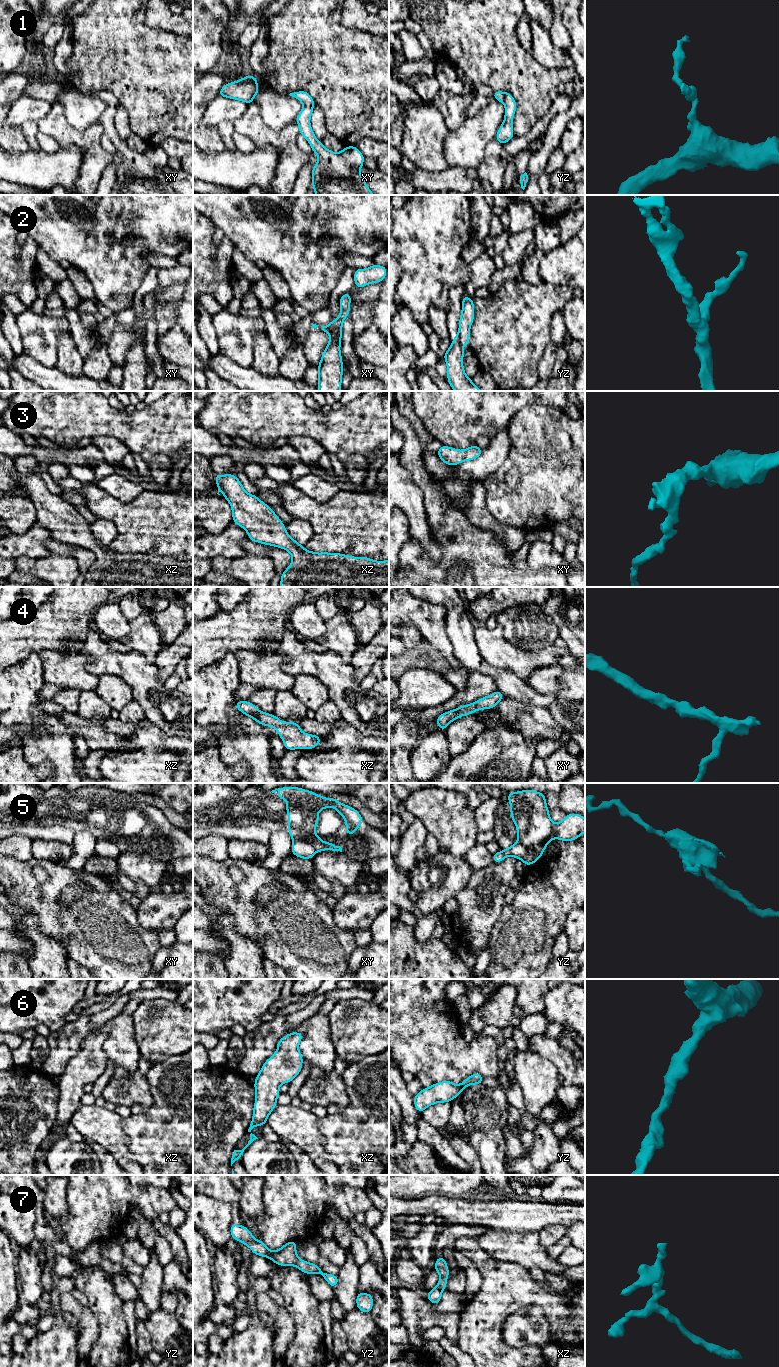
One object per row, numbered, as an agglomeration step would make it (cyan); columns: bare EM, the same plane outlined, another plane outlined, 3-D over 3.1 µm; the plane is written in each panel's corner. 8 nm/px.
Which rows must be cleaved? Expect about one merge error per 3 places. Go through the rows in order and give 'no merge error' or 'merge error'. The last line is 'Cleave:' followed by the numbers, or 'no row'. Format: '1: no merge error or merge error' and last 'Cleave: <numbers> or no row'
1: no merge error
2: merge error
3: no merge error
4: no merge error
5: merge error
6: no merge error
7: no merge error
Cleave: 2, 5

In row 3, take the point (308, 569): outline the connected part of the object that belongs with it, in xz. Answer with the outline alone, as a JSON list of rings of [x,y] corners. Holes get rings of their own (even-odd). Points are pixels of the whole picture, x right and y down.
[[[230,473],[215,474],[215,483],[218,486],[217,494],[220,495],[219,492],[223,491],[223,497],[232,508],[233,522],[248,533],[249,540],[282,548],[291,554],[293,561],[280,575],[279,587],[389,587],[389,560],[376,561],[364,556],[308,551],[290,537],[285,524],[269,505],[245,491],[236,476]]]

